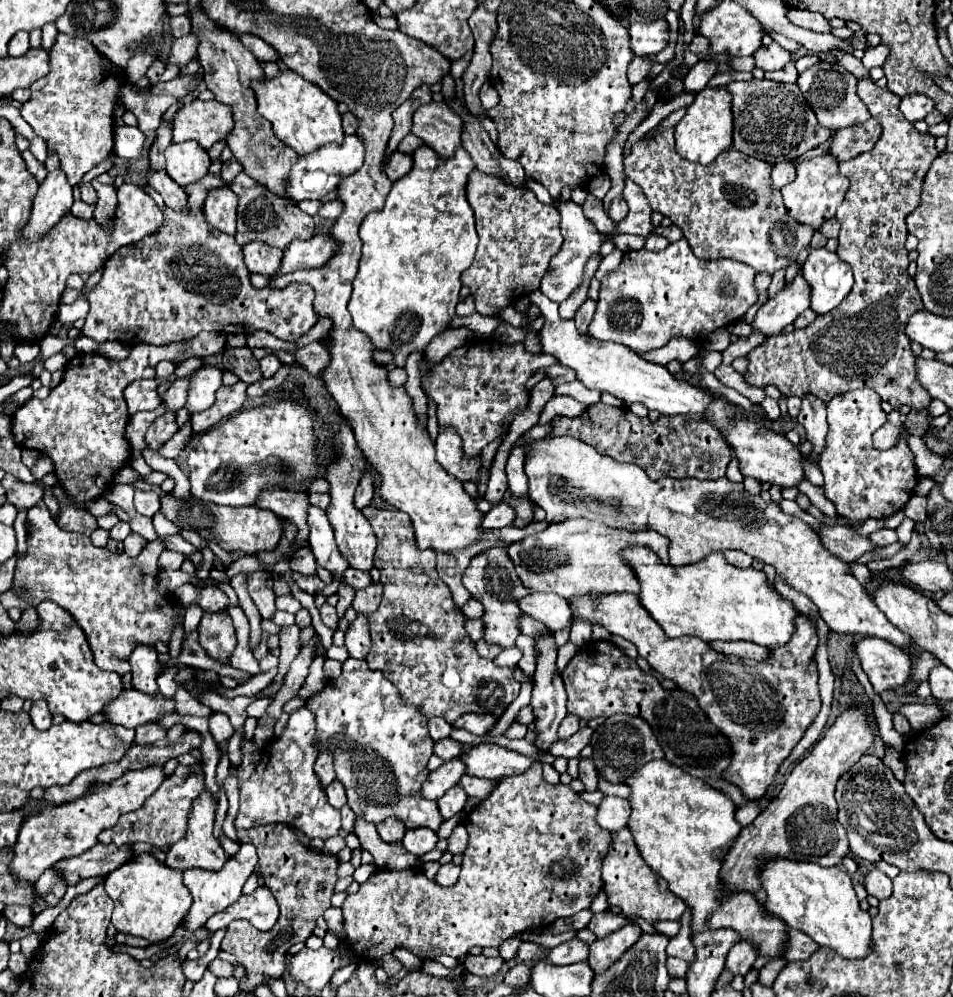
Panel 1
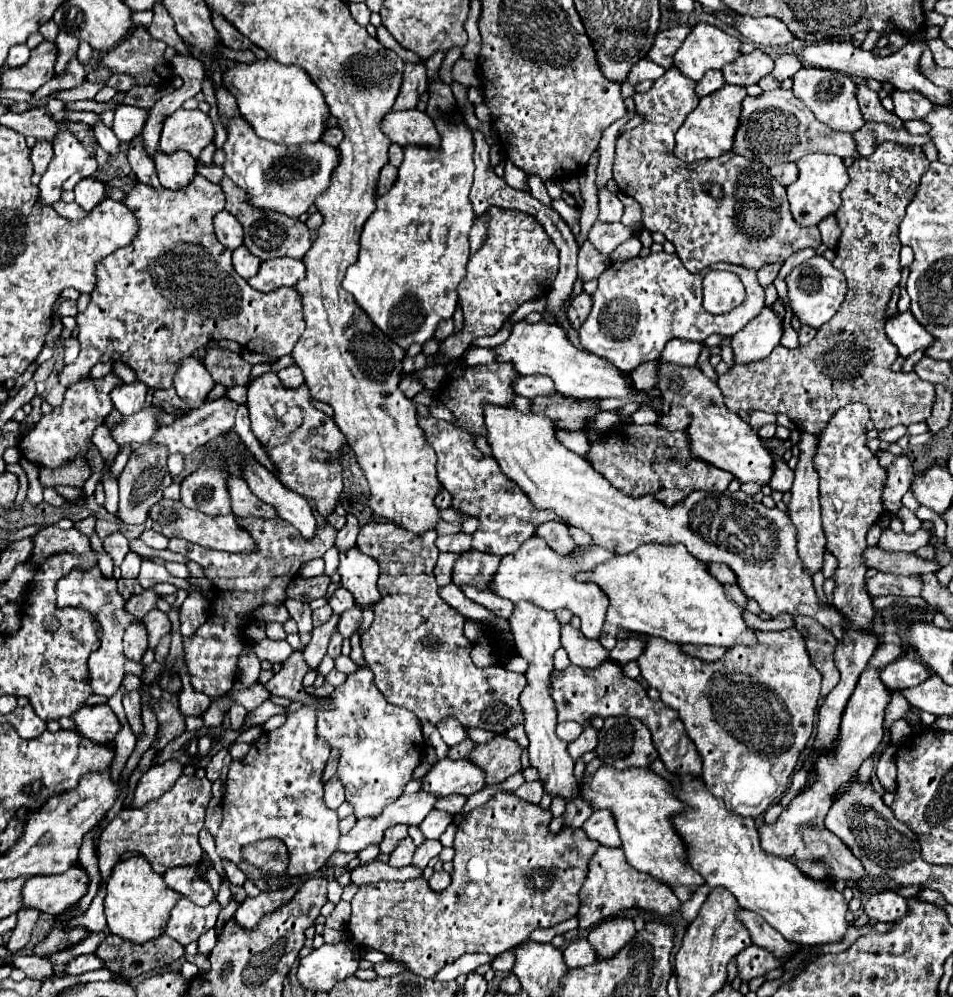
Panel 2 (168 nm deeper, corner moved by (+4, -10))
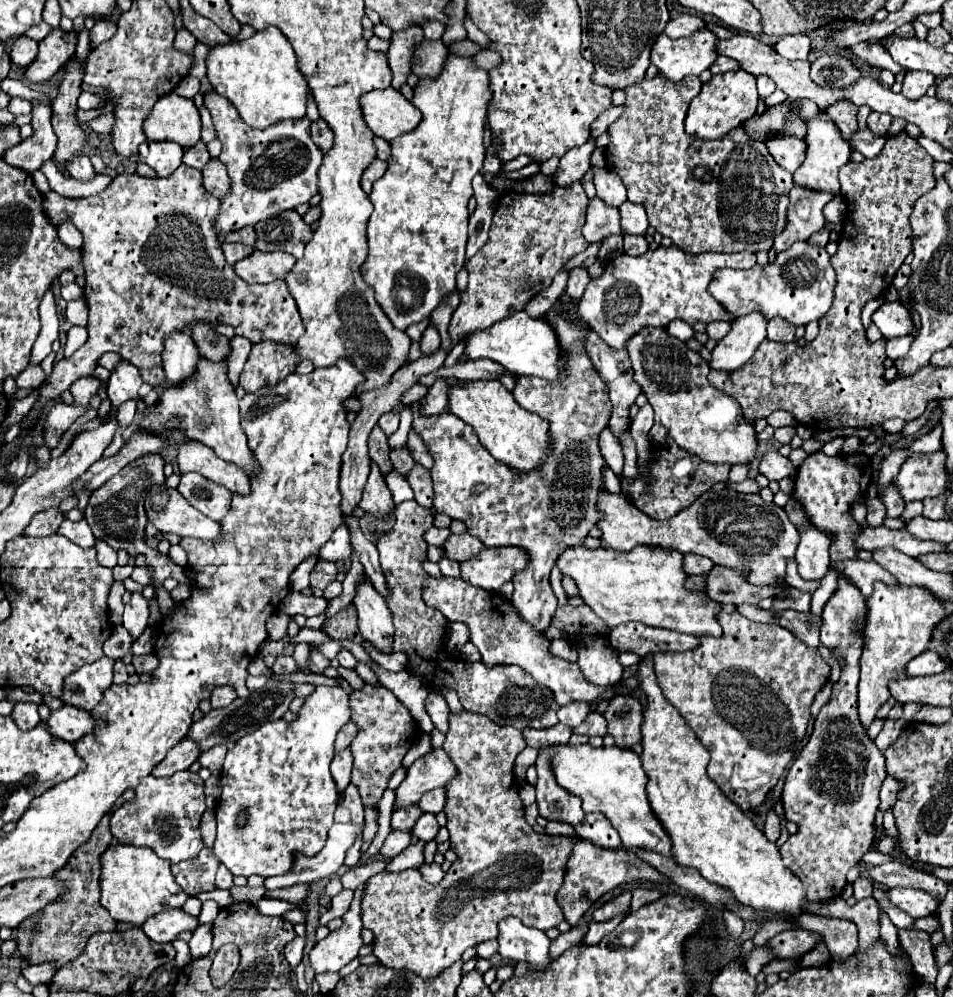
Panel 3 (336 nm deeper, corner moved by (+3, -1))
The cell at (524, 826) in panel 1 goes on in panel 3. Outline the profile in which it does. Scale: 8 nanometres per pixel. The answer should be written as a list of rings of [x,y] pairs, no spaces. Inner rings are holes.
[[[450,714],[450,730],[446,734],[444,750],[458,768],[456,780],[446,786],[450,848],[458,854],[444,880],[436,886],[427,883],[418,870],[380,872],[372,876],[362,896],[362,924],[374,934],[374,956],[380,964],[400,970],[412,970],[422,978],[438,976],[444,968],[460,960],[466,948],[486,940],[498,938],[498,922],[502,918],[520,918],[526,926],[548,930],[564,920],[562,906],[558,904],[558,890],[566,876],[566,864],[572,854],[576,838],[570,836],[540,836],[524,818],[524,802],[518,796],[514,780],[514,762],[524,750],[522,732],[512,726],[498,726],[480,714]]]

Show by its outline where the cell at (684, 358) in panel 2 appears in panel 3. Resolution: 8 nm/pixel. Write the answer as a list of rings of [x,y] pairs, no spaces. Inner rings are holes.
[[[674,320],[672,324],[668,324],[666,330],[668,330],[670,336],[674,336],[674,338],[678,338],[678,340],[682,340],[682,342],[688,342],[690,338],[694,338],[692,326],[688,326],[688,324],[680,322],[680,320]]]

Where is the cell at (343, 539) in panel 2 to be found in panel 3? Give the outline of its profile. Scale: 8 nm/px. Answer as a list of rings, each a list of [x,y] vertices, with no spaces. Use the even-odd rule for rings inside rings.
[[[342,524],[330,536],[328,544],[324,544],[324,548],[320,548],[320,560],[338,562],[338,560],[348,560],[350,554],[352,554],[352,548],[350,548],[350,532]]]

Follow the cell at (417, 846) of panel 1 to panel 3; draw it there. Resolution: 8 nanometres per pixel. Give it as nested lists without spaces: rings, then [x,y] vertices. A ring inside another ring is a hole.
[[[390,832],[384,846],[382,846],[382,856],[392,860],[394,856],[398,856],[404,848],[408,848],[410,844],[410,832]]]

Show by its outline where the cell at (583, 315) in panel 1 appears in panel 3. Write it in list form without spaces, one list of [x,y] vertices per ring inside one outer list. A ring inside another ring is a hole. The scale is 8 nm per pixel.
[[[574,268],[572,272],[570,272],[570,278],[568,278],[568,288],[566,288],[566,294],[572,298],[572,300],[580,300],[582,298],[582,294],[584,294],[584,288],[588,286],[588,282],[590,282],[590,276],[588,276],[588,272],[584,270],[584,268]]]

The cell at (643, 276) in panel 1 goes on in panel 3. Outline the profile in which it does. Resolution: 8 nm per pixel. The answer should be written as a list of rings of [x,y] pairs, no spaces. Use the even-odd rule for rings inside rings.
[[[678,246],[648,250],[640,256],[620,254],[610,260],[604,274],[592,280],[578,304],[578,318],[584,320],[610,348],[624,350],[628,340],[642,328],[666,328],[674,318],[694,326],[696,322],[732,322],[736,316],[706,292],[716,268],[754,268],[756,254],[714,254],[688,256]]]

